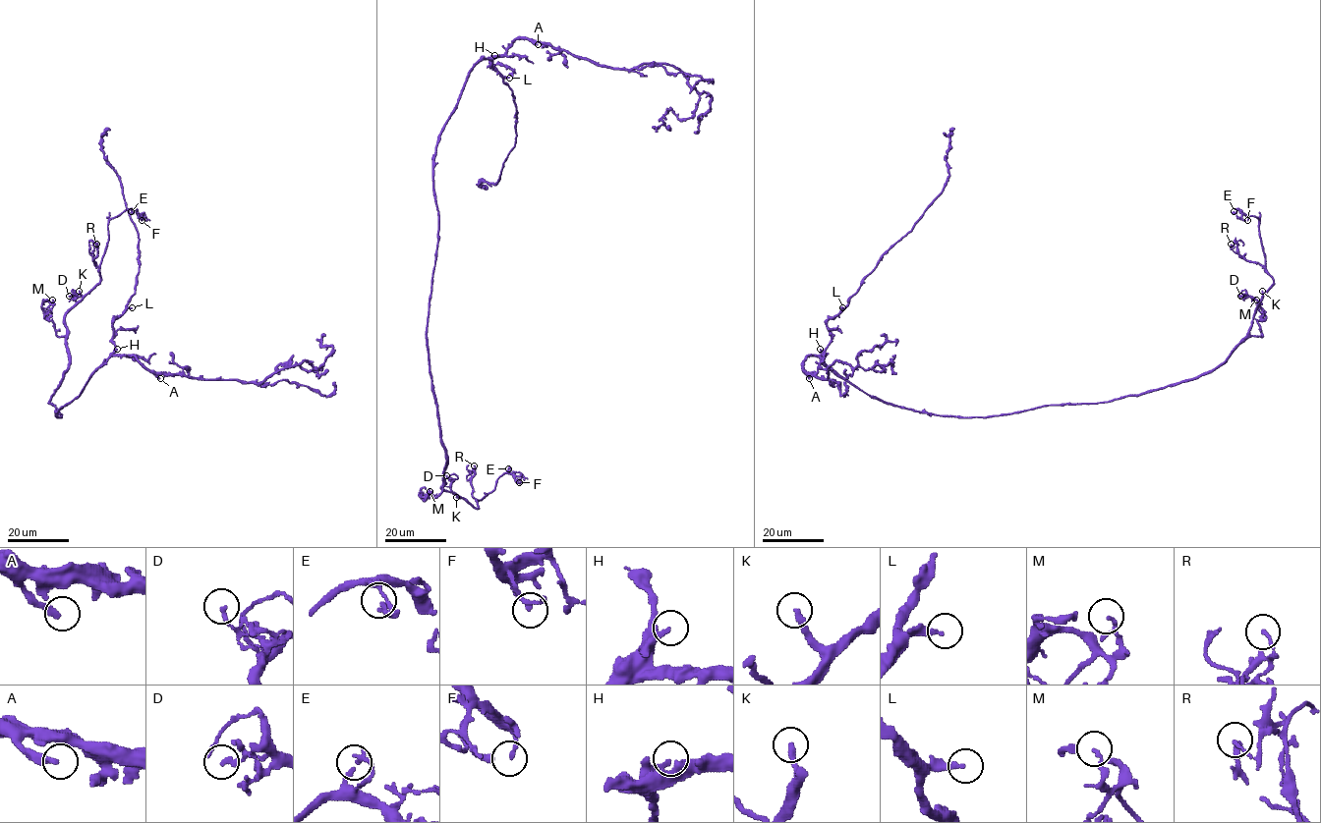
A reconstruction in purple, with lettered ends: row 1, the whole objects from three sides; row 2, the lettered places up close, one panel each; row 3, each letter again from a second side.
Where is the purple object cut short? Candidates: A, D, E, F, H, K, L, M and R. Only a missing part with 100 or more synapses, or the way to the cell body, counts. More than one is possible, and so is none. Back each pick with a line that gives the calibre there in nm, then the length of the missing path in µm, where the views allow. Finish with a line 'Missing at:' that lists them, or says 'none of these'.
Missing at: none of these

